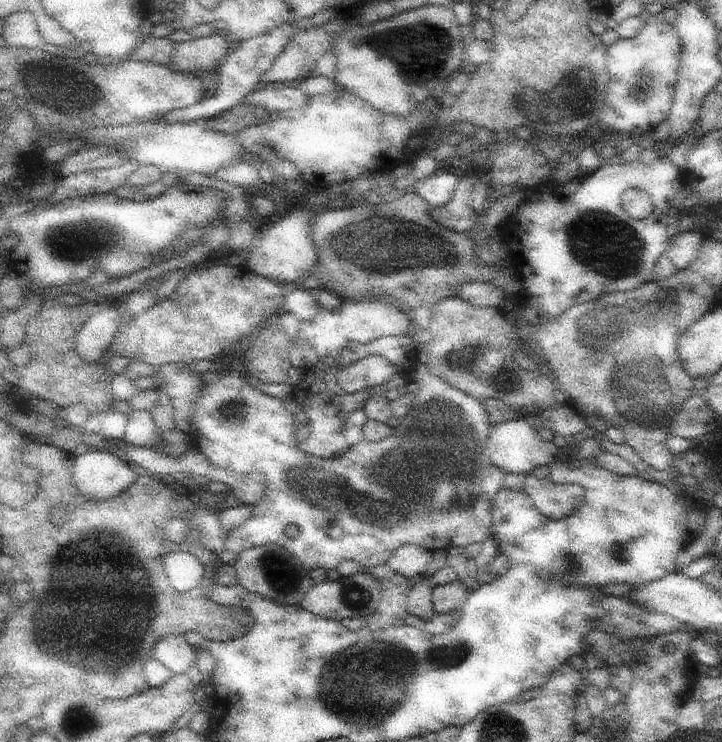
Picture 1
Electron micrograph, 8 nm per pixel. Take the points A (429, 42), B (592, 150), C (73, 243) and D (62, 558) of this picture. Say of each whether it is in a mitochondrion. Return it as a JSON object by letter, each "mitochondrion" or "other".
{"A":"mitochondrion","B":"other","C":"mitochondrion","D":"other"}

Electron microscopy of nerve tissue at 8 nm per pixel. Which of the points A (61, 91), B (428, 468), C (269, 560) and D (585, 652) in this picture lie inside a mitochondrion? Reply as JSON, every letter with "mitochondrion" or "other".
{"A":"mitochondrion","B":"mitochondrion","C":"mitochondrion","D":"other"}

